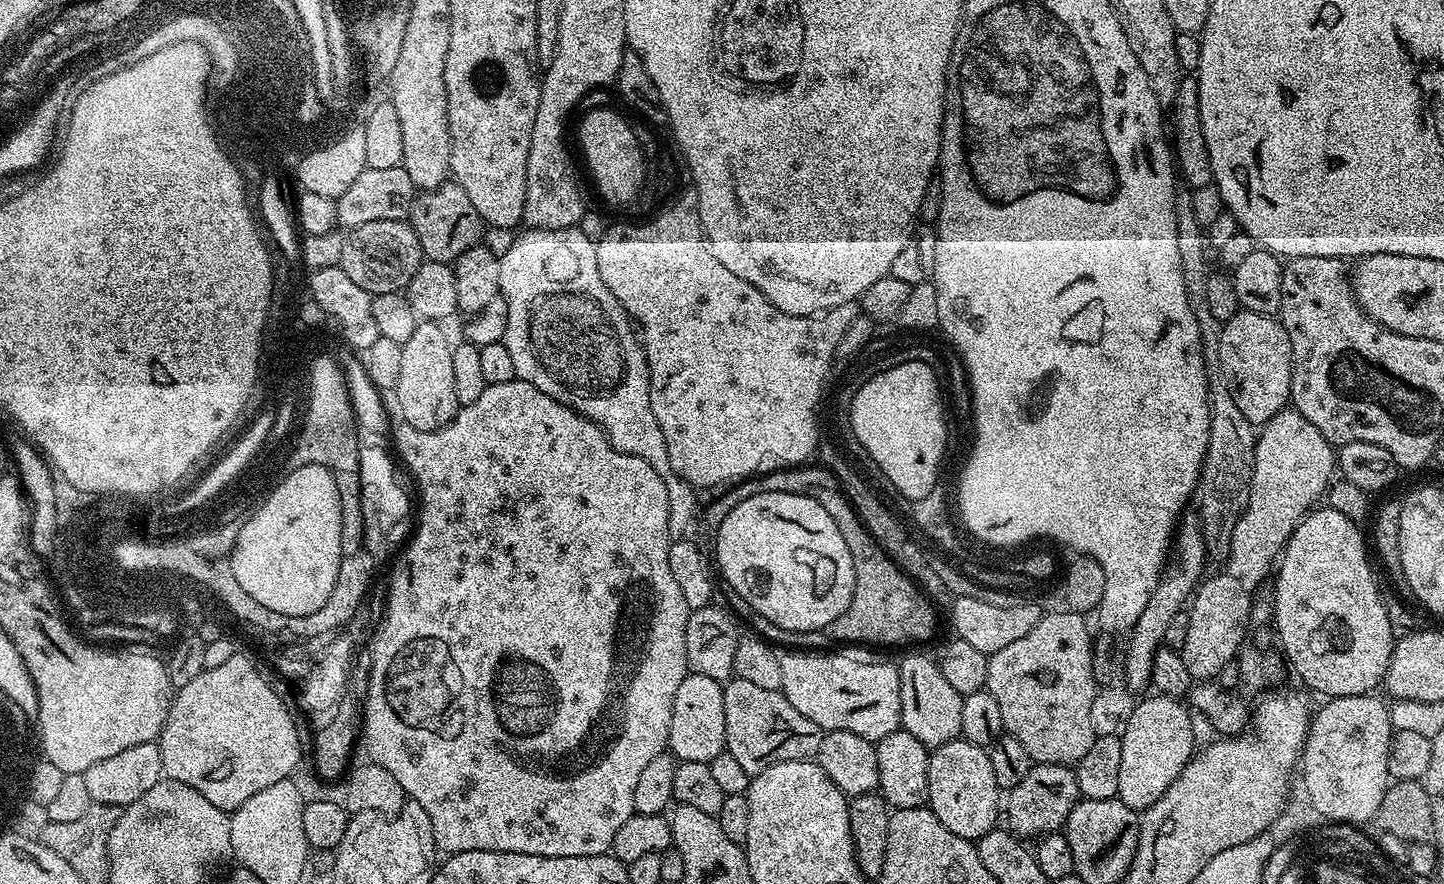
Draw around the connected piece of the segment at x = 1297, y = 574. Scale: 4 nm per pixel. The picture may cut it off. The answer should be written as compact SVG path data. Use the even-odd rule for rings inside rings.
M1327 506L1317 507L1315 510L1308 513L1307 516L1301 520L1300 525L1294 530L1294 534L1288 540L1288 545L1283 550L1282 559L1278 564L1278 571L1275 573L1274 581L1276 580L1276 596L1274 595L1274 629L1276 628L1276 636L1280 639L1280 644L1278 643L1279 651L1282 653L1285 661L1290 665L1291 671L1292 668L1294 671L1300 675L1300 680L1305 689L1311 690L1313 693L1321 692L1324 695L1324 698L1331 698L1334 696L1363 696L1365 694L1371 693L1373 691L1372 688L1375 684L1379 685L1381 681L1383 681L1385 674L1388 673L1388 663L1390 662L1390 658L1392 657L1392 650L1394 647L1394 633L1392 630L1392 623L1390 622L1390 618L1388 617L1388 606L1385 600L1385 597L1380 597L1380 588L1376 585L1376 580L1372 577L1372 568L1368 565L1368 552L1364 549L1364 540L1366 544L1366 536L1359 532L1357 521L1351 520L1350 518L1346 518L1346 514L1338 514L1338 510L1334 510L1333 508L1329 508Z

